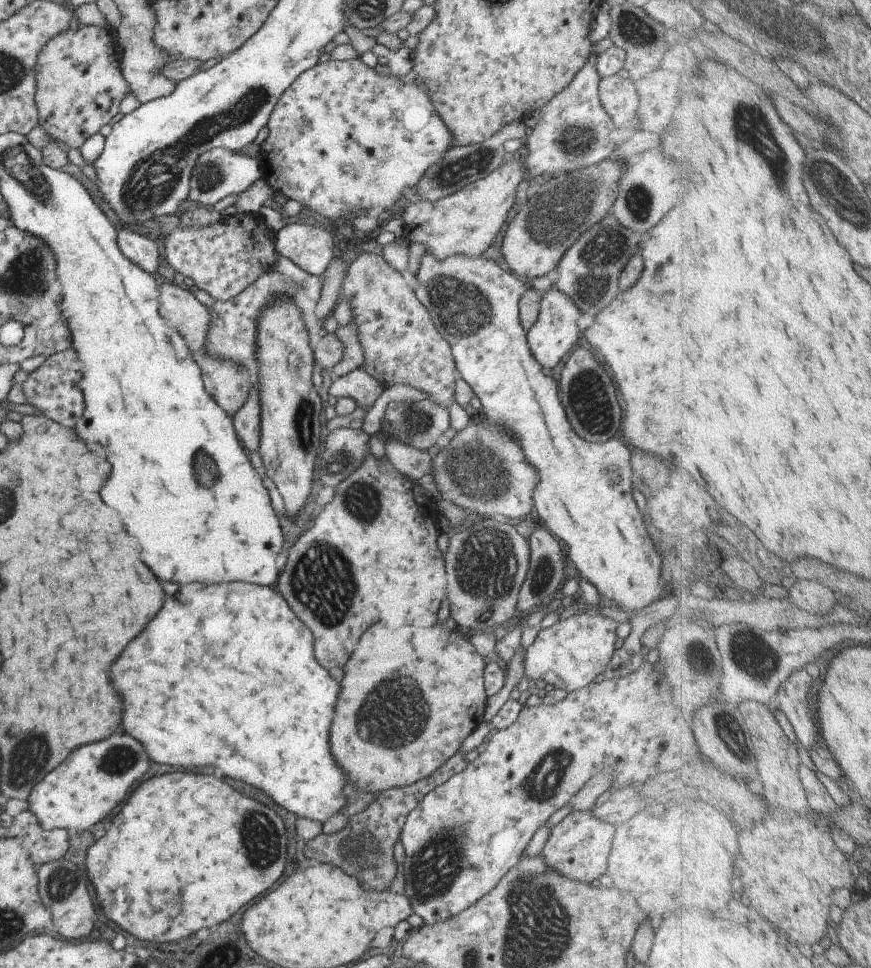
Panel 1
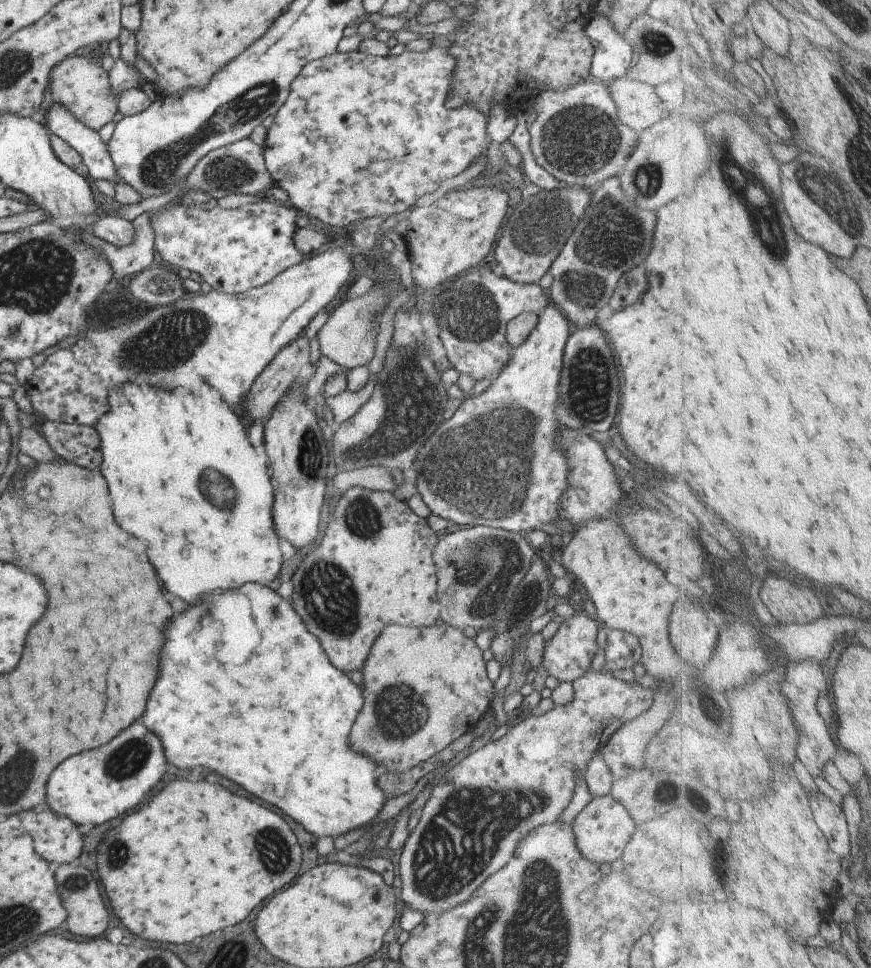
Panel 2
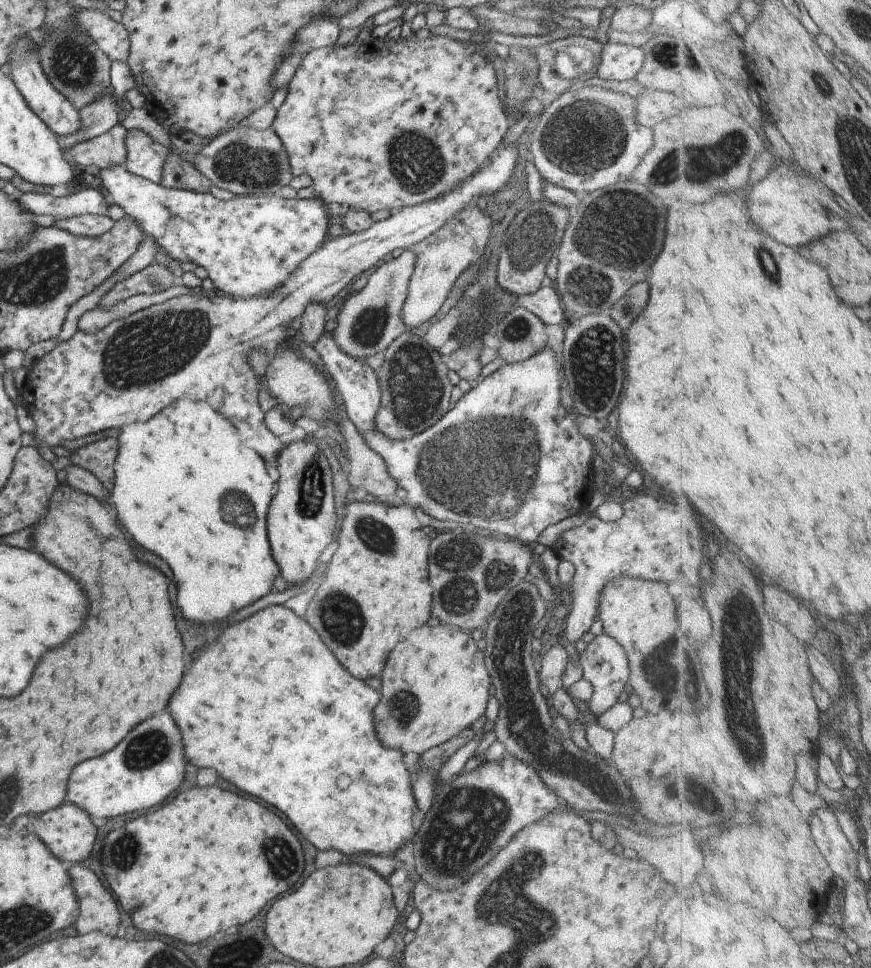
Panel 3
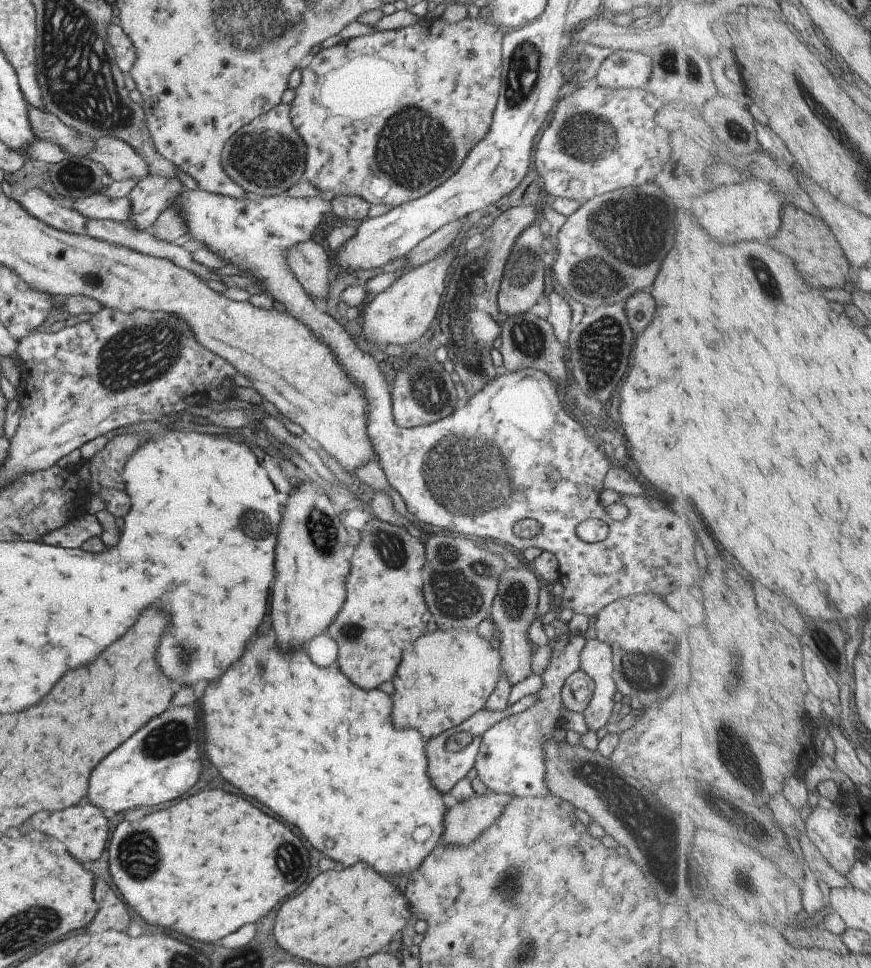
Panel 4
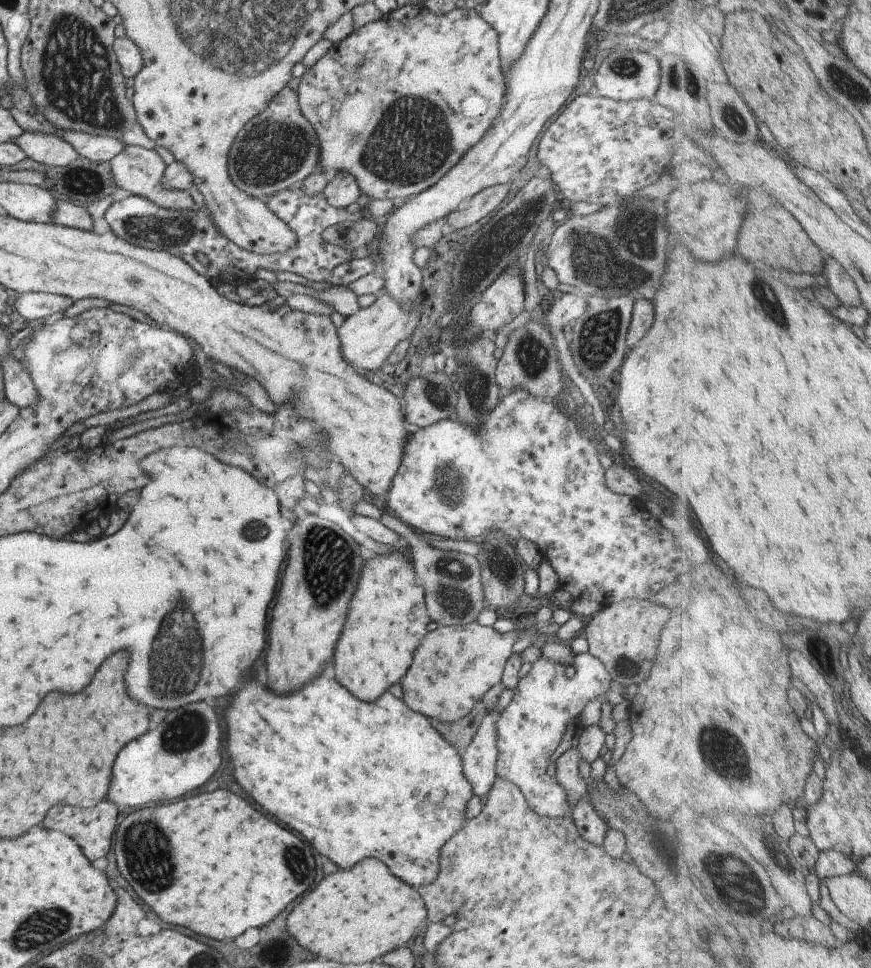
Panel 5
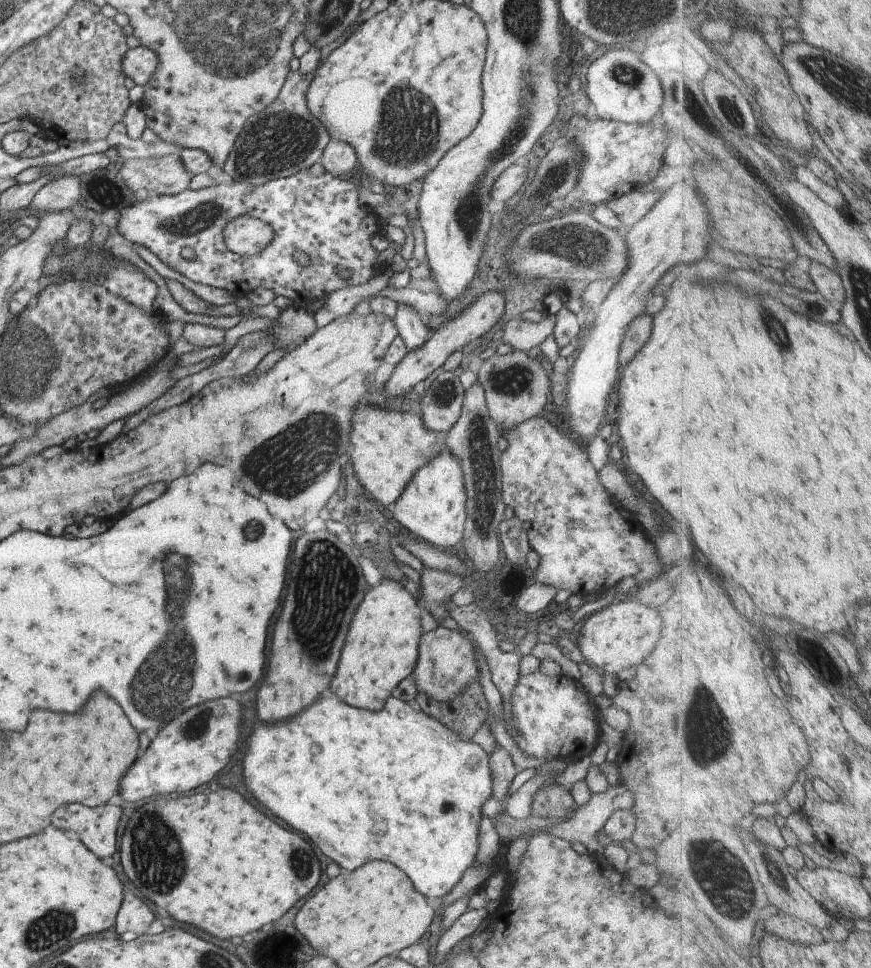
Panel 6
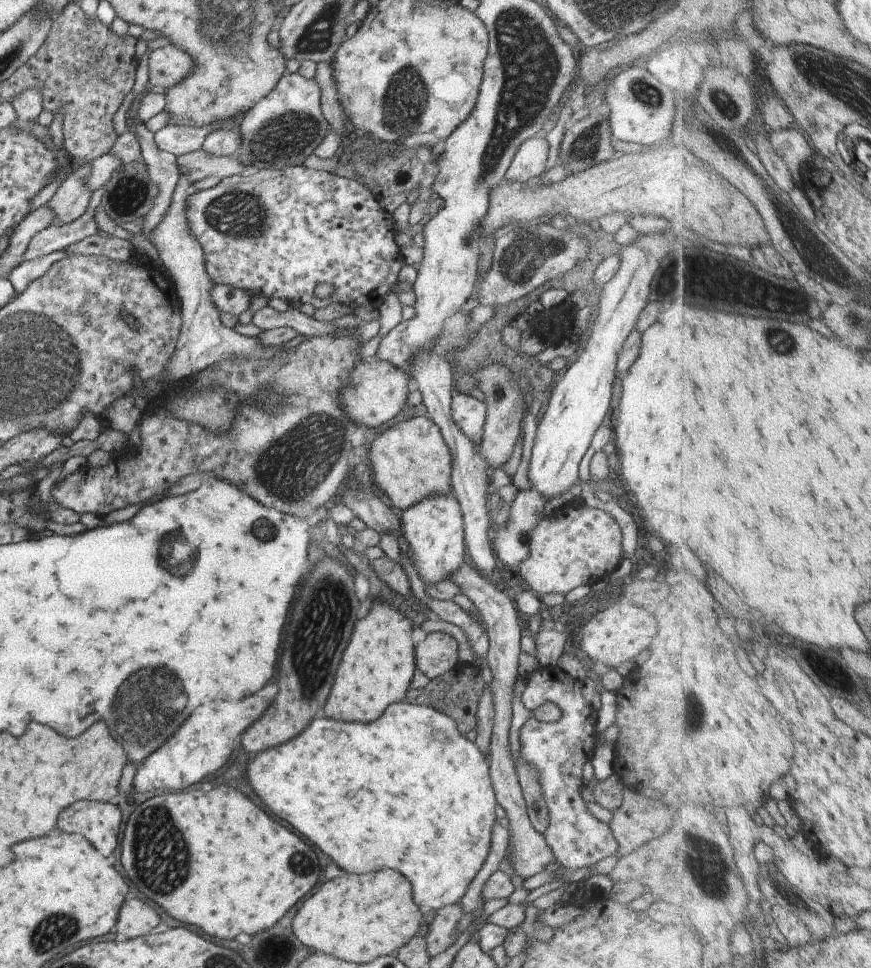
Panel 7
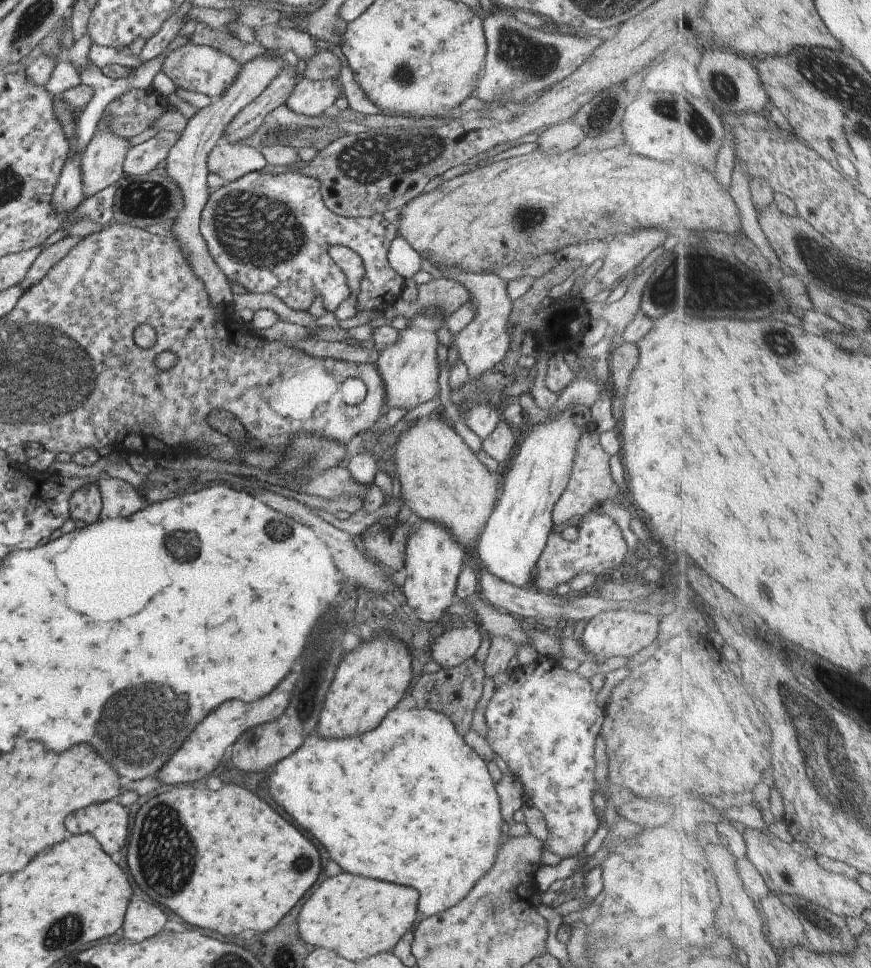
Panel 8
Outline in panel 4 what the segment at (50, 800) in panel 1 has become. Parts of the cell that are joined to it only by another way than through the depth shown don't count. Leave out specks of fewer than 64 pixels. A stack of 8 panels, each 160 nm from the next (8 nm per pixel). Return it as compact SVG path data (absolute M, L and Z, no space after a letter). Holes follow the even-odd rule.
M187 706L166 709L143 724L117 750L109 752L87 778L87 800L109 812L123 812L139 806L157 806L181 798L197 780L201 748L201 726L197 714Z

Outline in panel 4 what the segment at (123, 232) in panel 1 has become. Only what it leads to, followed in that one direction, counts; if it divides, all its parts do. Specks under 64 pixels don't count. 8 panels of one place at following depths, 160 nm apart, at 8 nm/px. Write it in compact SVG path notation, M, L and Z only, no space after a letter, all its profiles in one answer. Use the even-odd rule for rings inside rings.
M27 188L24 194L15 196L13 200L21 206L21 210L25 210L50 228L85 235L87 219L79 212L61 206L57 198L51 198L42 189Z

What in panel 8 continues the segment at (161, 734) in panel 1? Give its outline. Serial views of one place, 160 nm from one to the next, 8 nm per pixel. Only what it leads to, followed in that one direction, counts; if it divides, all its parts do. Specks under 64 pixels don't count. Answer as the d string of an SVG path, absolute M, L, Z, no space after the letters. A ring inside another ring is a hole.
M401 704L388 710L385 718L377 724L377 728L351 736L351 738L319 738L317 734L309 734L293 751L293 754L279 760L267 774L267 792L273 802L291 816L291 820L303 828L327 850L327 854L345 870L359 876L369 876L377 880L387 880L403 886L413 886L419 892L419 916L434 915L445 906L455 904L463 898L472 886L492 867L496 860L501 834L502 814L500 802L495 792L494 781L485 768L481 758L463 741L463 736L454 729L450 718L433 709L409 707Z

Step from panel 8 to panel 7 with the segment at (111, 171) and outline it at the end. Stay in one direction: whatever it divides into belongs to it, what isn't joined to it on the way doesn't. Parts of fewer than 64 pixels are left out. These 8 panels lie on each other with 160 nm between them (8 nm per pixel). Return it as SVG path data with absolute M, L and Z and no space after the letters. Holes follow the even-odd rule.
M91 162L75 165L73 172L60 183L53 196L45 203L51 216L49 226L69 224L83 214L91 194L83 187L83 180L90 168Z

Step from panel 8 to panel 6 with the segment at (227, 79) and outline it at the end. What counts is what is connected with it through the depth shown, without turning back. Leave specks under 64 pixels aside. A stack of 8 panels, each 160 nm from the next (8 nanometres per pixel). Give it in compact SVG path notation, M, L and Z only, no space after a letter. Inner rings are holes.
M138 45L128 48L122 54L120 63L124 76L131 78L134 84L143 86L153 74L157 59L151 49Z

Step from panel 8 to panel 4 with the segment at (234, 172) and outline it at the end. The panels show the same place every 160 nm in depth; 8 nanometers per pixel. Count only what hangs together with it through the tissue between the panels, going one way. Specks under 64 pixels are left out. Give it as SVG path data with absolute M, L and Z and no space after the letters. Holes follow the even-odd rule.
M105 136L93 141L93 150L86 158L101 164L112 181L141 180L149 175L149 164L123 140ZM173 206L165 208L157 216L150 231L157 240L169 242L174 246L181 247L185 242L191 240L189 232L185 230L185 224L183 224L183 220L179 216L179 210L173 208Z

